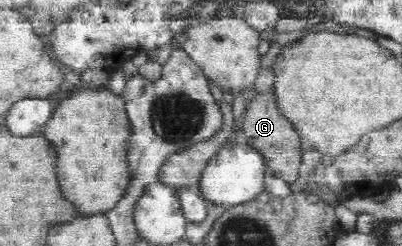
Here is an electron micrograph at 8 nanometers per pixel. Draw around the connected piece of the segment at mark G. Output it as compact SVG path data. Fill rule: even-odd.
M273 93L255 94L251 98L251 102L247 104L246 110L242 130L247 143L255 150L262 152L262 155L267 159L266 165L271 175L275 175L289 184L295 182L304 172L302 154L305 147L292 122L278 109L275 95Z

